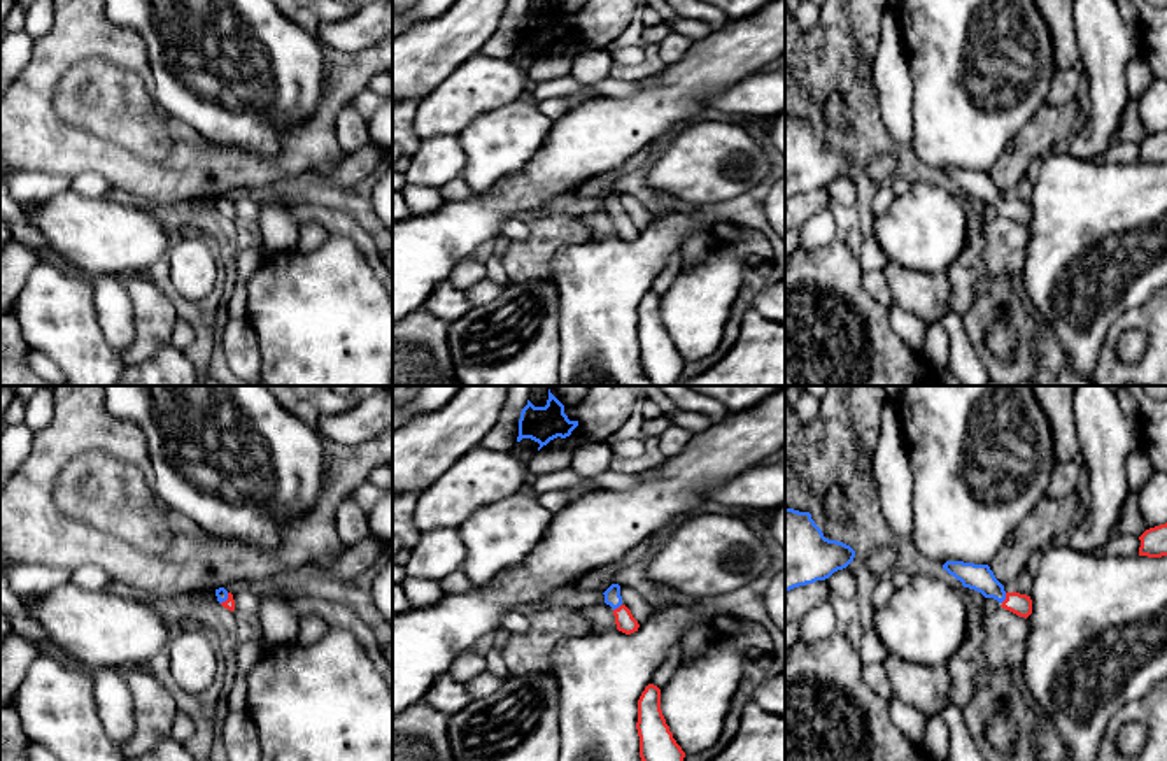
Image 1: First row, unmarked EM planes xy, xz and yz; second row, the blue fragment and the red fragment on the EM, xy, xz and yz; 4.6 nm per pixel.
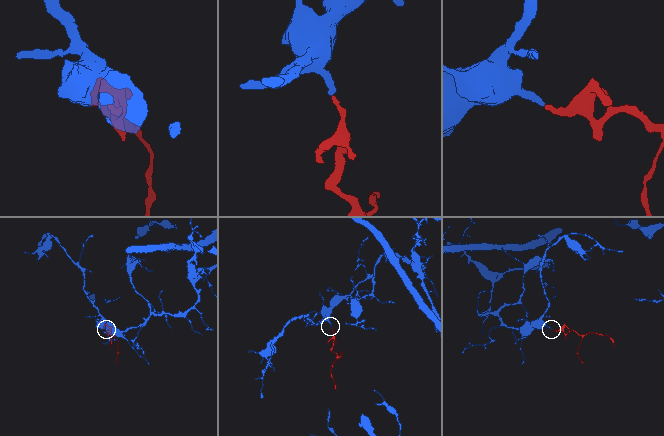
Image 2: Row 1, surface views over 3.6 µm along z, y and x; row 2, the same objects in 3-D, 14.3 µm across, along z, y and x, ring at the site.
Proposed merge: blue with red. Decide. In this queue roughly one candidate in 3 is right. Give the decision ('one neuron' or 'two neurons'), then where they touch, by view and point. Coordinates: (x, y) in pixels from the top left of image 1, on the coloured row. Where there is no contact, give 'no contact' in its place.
one neuron | yz (1004, 598)

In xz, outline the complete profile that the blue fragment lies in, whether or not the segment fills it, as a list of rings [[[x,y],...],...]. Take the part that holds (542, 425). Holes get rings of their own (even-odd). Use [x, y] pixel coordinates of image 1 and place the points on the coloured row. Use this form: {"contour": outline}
{"contour": [[[550,393],[545,407],[534,407],[529,400],[520,412],[519,437],[531,438],[540,444],[538,451],[550,440],[566,438],[578,426],[578,421],[569,421],[564,414],[564,405]]]}

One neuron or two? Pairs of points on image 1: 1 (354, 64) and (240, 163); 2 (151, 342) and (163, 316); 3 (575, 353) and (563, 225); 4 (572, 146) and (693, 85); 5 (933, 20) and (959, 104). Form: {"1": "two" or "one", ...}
{"1": "one", "2": "one", "3": "two", "4": "one", "5": "one"}

